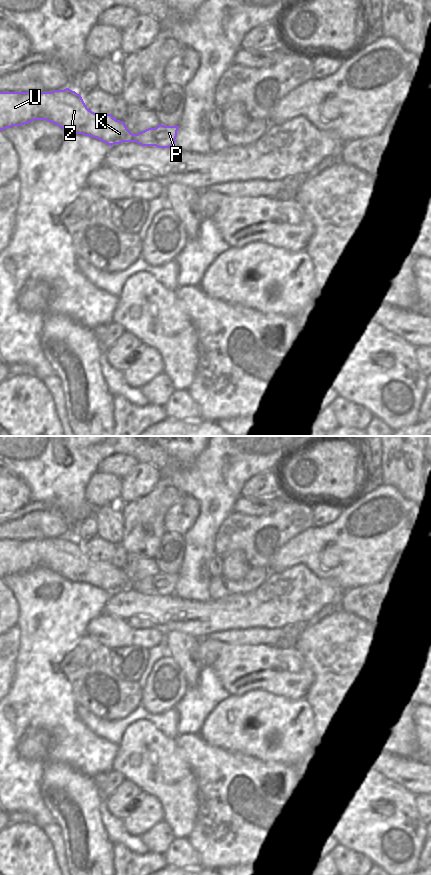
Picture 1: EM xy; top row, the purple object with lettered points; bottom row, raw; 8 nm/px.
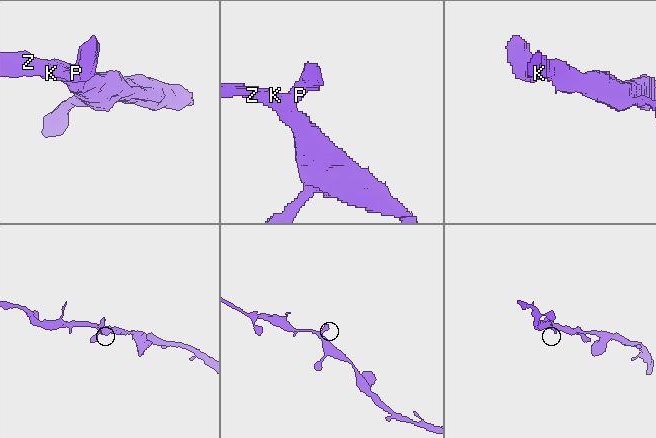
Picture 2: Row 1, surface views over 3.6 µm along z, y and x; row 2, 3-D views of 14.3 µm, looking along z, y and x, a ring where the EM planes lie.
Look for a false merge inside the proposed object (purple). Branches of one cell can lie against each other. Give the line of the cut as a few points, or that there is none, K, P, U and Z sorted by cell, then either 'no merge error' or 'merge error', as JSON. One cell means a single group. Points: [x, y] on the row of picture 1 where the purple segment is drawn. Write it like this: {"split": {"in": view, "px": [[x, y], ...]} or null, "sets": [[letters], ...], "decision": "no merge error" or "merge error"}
{"split": null, "sets": [["K", "P", "U", "Z"]], "decision": "no merge error"}

